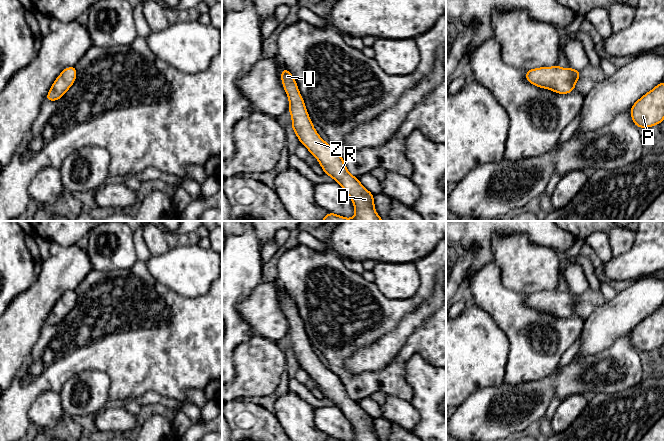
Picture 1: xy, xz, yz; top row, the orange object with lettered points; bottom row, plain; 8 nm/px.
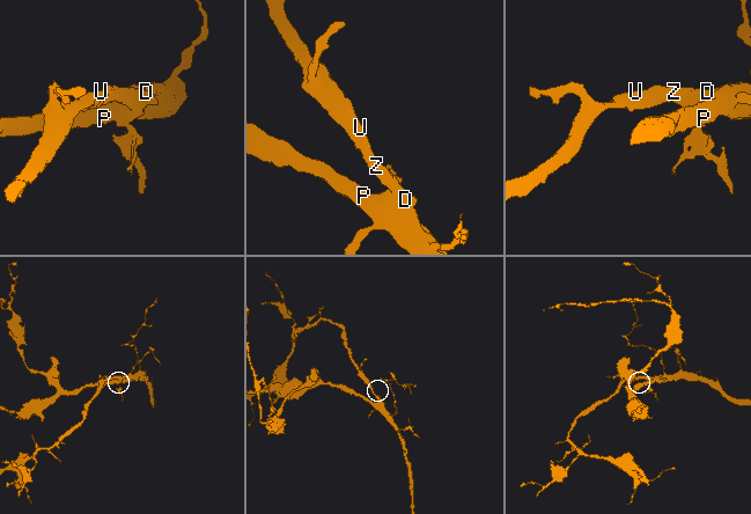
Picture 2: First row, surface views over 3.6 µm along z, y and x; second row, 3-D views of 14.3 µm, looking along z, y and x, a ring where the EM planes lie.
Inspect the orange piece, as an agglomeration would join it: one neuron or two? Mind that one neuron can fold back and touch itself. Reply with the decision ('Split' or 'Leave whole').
Leave whole

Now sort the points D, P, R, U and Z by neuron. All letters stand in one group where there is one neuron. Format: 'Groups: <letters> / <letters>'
Groups: D P R U Z

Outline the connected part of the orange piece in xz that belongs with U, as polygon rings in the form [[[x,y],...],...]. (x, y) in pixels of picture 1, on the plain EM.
[[[283,292],[281,305],[289,323],[288,335],[292,341],[291,351],[300,367],[319,385],[324,398],[341,409],[351,422],[355,433],[354,441],[380,441],[375,435],[374,420],[349,397],[340,377],[325,366],[316,356],[308,339],[303,321],[293,299]]]

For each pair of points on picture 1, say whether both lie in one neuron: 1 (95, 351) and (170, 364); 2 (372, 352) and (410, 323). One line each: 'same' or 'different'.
1: same
2: same

